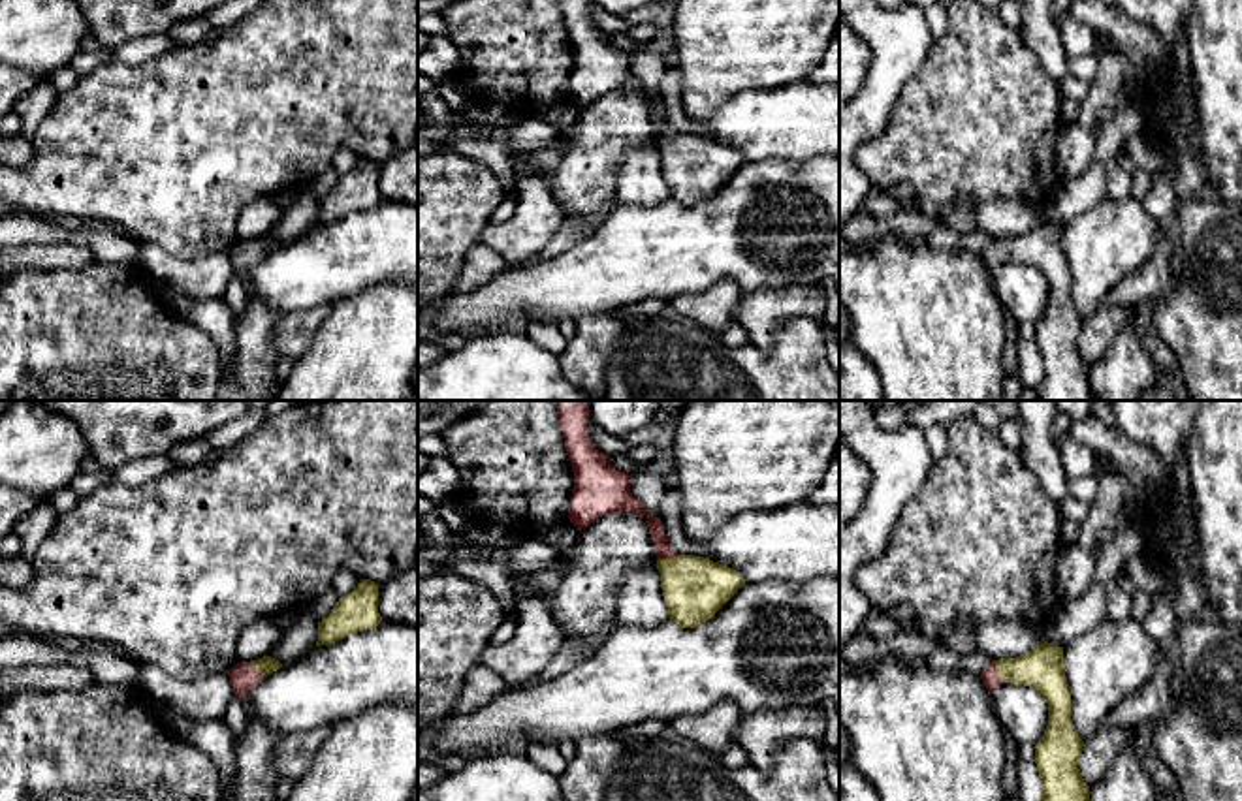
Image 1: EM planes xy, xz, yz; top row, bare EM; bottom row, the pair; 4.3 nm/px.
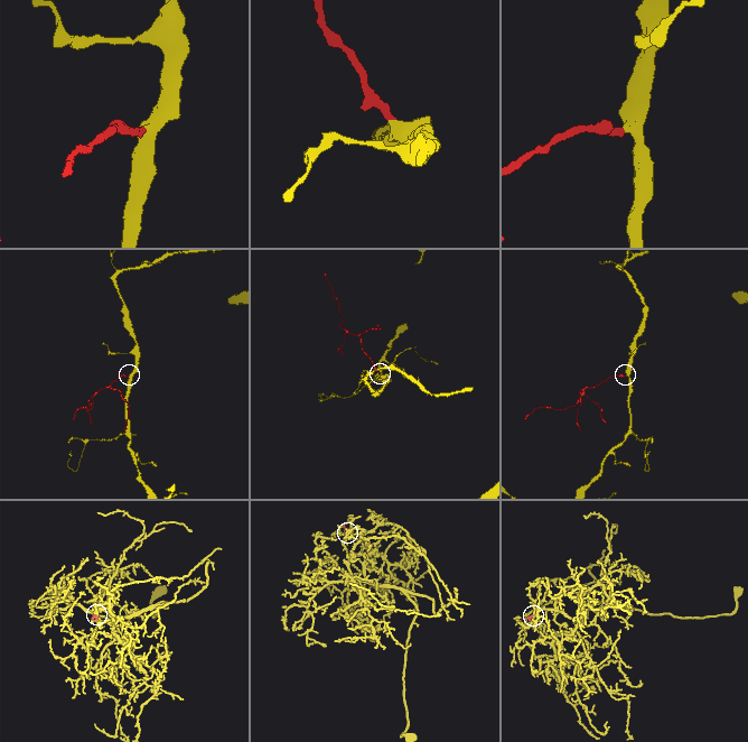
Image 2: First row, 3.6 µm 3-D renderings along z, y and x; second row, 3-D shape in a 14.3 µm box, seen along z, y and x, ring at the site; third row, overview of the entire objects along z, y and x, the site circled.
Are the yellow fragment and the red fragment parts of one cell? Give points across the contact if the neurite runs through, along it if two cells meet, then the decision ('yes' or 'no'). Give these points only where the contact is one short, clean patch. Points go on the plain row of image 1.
way xy (266, 243), (254, 245), (243, 256); yes

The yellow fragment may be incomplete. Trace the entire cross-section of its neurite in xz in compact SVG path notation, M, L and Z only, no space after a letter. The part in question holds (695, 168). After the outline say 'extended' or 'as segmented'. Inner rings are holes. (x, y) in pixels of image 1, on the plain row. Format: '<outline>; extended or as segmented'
M559 0L574 51L570 102L581 109L602 94L636 90L647 96L657 132L661 167L670 199L694 207L709 199L743 164L740 150L704 135L679 134L664 117L662 100L630 71L630 55L610 43L587 11L589 0Z; extended

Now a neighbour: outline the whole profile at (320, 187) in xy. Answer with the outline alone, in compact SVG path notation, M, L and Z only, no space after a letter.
M329 167L322 175L318 175L307 188L312 192L316 201L322 201L324 197L327 197L337 181L339 173L333 167Z

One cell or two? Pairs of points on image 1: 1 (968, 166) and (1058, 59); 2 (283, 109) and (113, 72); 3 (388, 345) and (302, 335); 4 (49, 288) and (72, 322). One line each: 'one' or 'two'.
1: two
2: one
3: two
4: one

